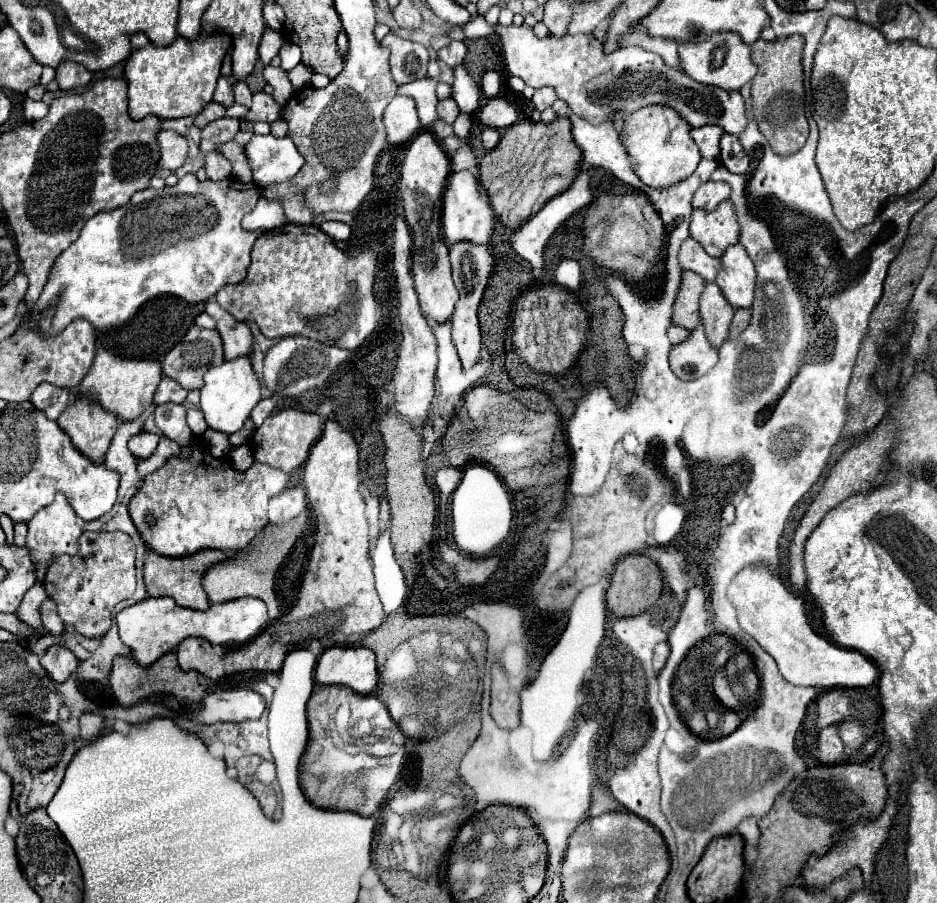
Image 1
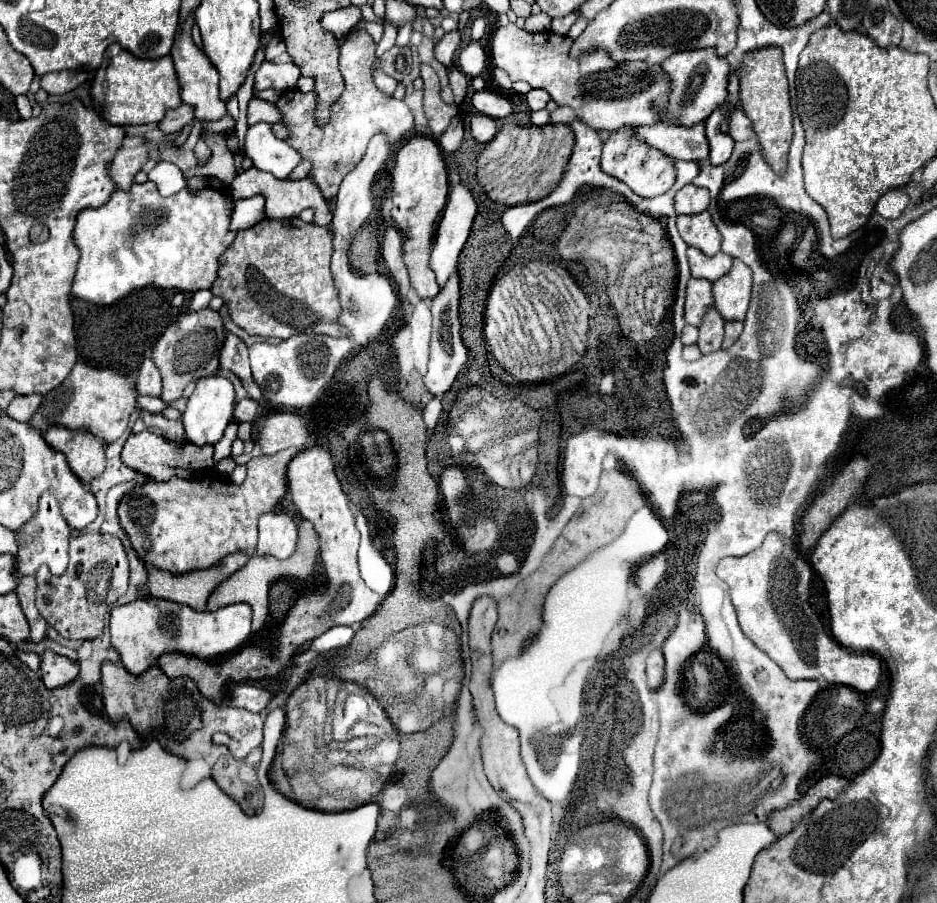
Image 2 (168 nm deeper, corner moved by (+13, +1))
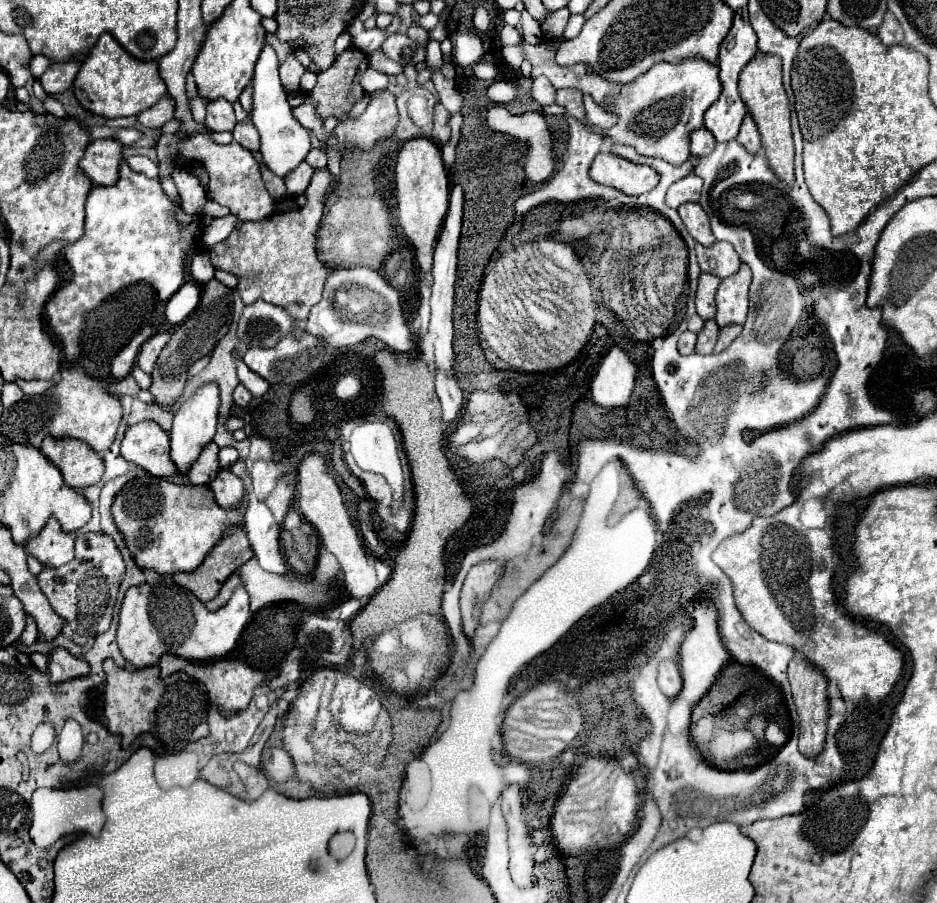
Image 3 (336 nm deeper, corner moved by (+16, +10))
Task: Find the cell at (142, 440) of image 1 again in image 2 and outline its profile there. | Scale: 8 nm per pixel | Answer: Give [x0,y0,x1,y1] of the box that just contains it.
[121,431,213,481]

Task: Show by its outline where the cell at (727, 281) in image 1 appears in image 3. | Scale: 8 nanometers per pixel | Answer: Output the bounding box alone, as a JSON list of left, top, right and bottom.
[716,264,752,328]

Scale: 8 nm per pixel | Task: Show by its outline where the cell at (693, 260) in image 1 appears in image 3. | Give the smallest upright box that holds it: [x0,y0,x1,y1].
[696,242,740,278]

